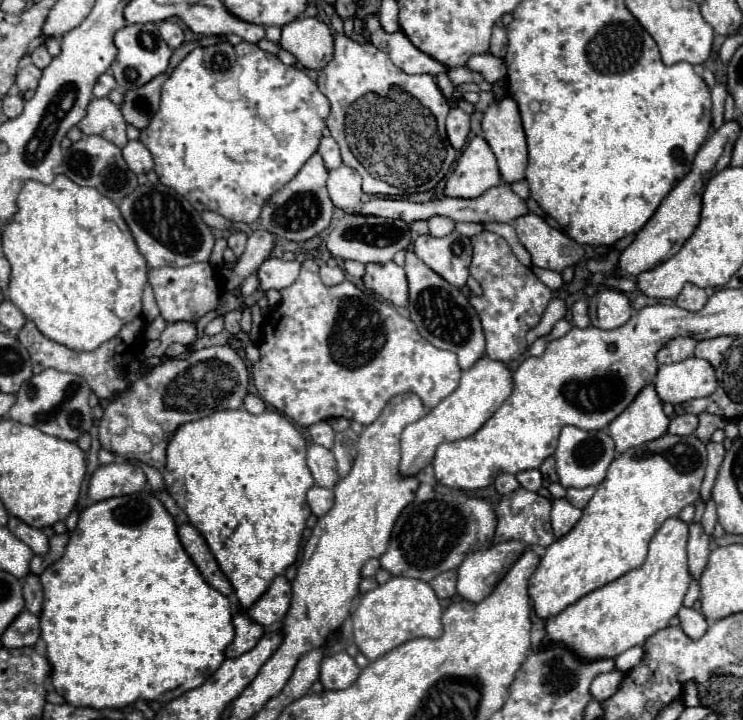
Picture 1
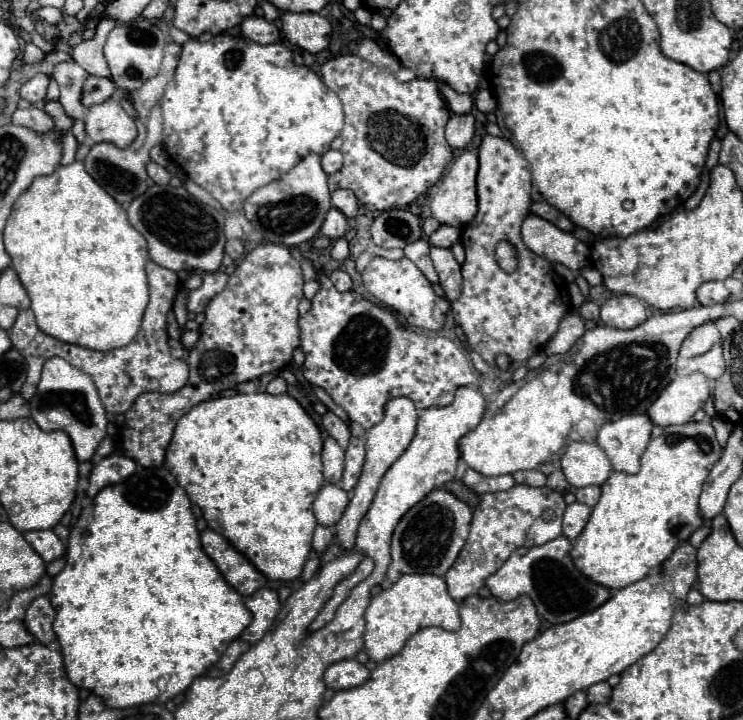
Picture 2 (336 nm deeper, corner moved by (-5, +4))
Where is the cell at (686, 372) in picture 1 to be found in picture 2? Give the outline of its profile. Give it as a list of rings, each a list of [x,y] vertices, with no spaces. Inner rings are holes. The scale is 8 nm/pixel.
[[[691,373],[685,377],[675,377],[657,401],[649,407],[647,415],[655,425],[683,425],[689,423],[695,411],[699,411],[711,395],[709,381],[703,373]]]

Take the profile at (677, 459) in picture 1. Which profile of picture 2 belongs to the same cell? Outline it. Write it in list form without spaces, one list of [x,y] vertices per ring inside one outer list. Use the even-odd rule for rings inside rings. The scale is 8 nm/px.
[[[703,419],[699,423],[683,423],[683,425],[669,425],[663,429],[661,437],[651,439],[647,445],[643,457],[641,457],[641,469],[637,475],[627,475],[623,471],[613,471],[609,479],[601,485],[603,493],[599,503],[593,507],[593,513],[581,531],[581,535],[575,539],[571,549],[571,559],[575,567],[591,581],[617,591],[631,583],[641,581],[647,577],[653,569],[661,567],[661,563],[673,553],[677,543],[681,539],[689,539],[695,529],[699,529],[705,521],[699,515],[699,495],[703,489],[703,483],[713,469],[713,465],[721,457],[721,445],[715,439],[715,431],[709,419]]]

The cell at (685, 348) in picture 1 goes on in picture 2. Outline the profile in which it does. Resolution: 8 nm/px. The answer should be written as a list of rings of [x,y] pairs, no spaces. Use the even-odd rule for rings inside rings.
[[[715,323],[699,325],[697,329],[693,329],[685,337],[679,355],[681,357],[697,357],[697,355],[703,355],[703,353],[707,353],[717,343],[717,339],[719,339],[719,331],[717,331]]]

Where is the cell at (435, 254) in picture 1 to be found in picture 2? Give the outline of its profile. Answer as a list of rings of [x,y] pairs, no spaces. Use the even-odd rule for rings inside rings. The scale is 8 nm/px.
[[[431,247],[431,259],[439,273],[439,285],[443,287],[449,301],[455,301],[461,293],[461,265],[455,261],[451,249]]]

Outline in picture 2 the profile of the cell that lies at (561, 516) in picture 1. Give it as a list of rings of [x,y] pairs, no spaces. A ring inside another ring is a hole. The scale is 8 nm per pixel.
[[[579,501],[567,505],[565,515],[563,515],[563,535],[569,541],[575,541],[577,535],[583,531],[589,515],[591,515],[591,507],[589,505],[583,505]]]

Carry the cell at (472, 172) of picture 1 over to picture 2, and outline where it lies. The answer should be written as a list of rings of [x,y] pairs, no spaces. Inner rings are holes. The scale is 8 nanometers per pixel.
[[[463,151],[453,165],[449,167],[447,175],[443,175],[437,185],[429,191],[429,199],[431,199],[431,213],[439,223],[445,225],[453,225],[453,227],[461,227],[465,223],[473,220],[477,213],[477,171],[479,171],[479,157],[475,151]]]

